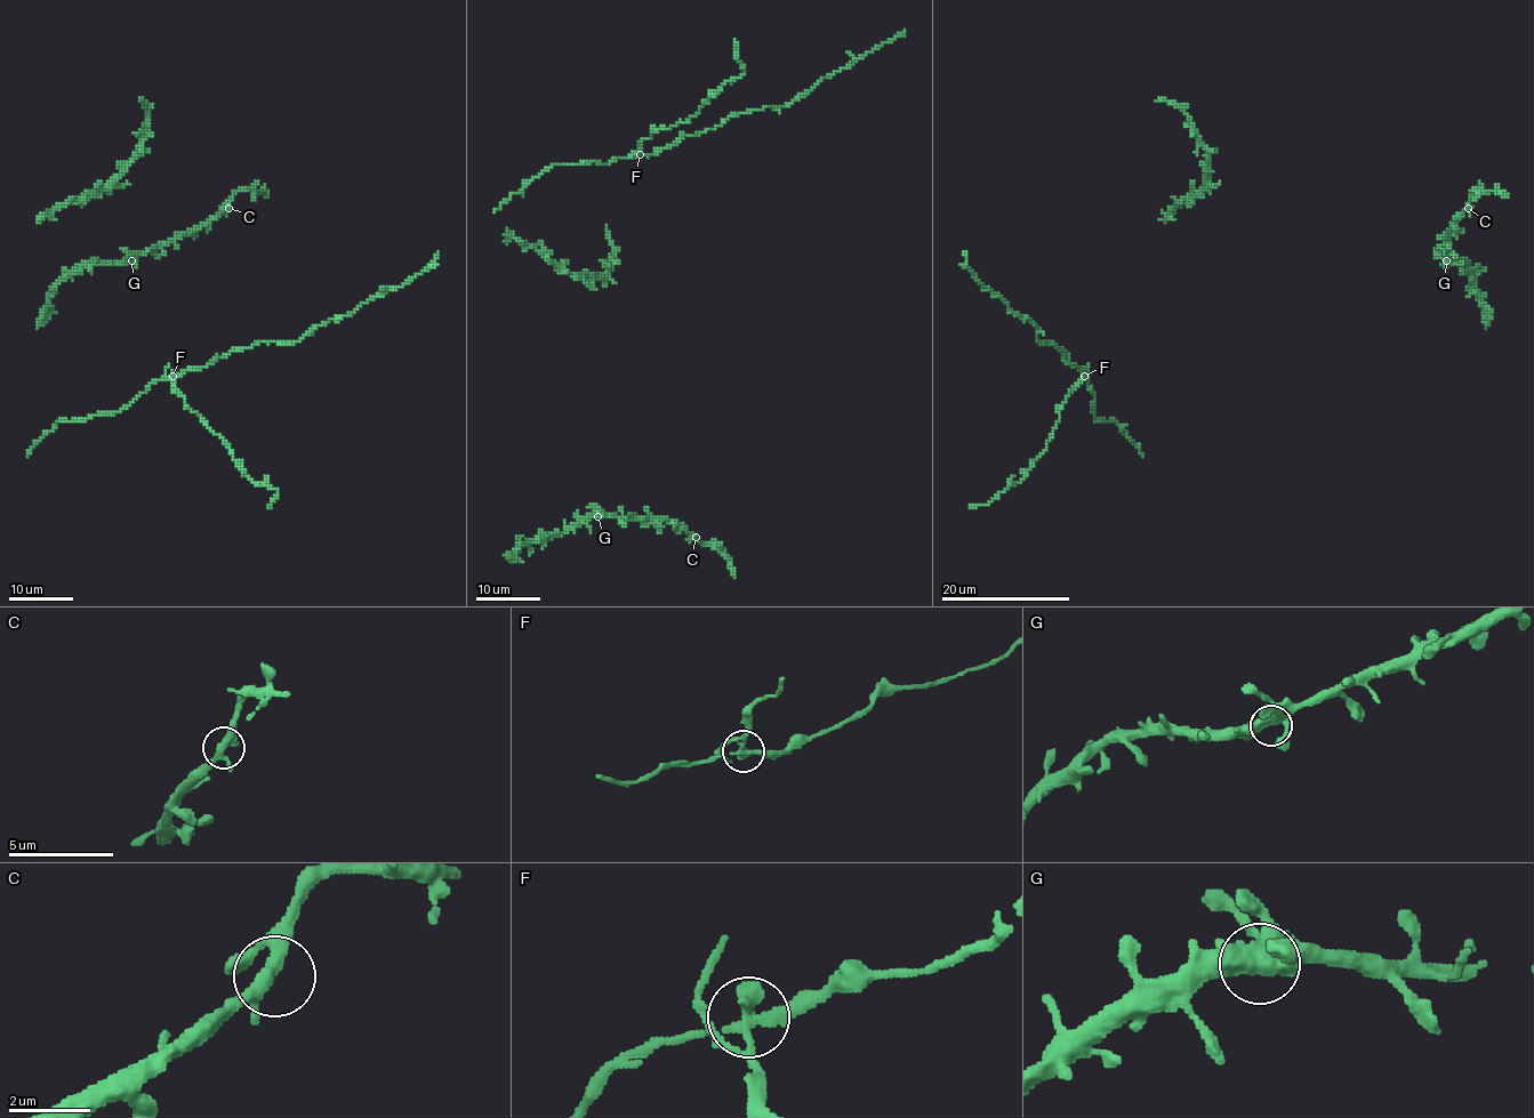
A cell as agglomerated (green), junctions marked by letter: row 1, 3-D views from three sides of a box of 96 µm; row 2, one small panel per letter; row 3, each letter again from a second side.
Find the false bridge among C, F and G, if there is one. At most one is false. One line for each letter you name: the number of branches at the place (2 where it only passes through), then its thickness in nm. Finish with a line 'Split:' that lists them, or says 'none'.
F: 4 | 320 nm
Split: F

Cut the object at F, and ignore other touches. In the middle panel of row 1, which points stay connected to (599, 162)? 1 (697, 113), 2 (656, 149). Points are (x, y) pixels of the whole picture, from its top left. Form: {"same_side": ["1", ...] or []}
{"same_side": ["2"]}

